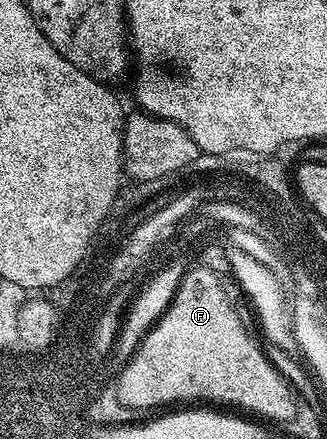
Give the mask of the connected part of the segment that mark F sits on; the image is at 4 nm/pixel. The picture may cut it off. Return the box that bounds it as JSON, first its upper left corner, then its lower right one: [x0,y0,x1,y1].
[117,264,293,423]

